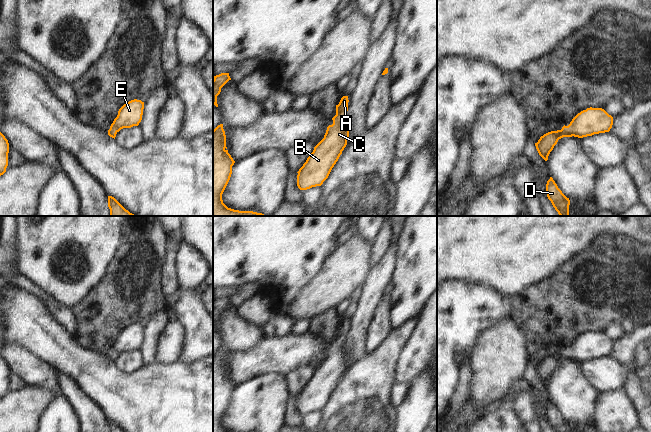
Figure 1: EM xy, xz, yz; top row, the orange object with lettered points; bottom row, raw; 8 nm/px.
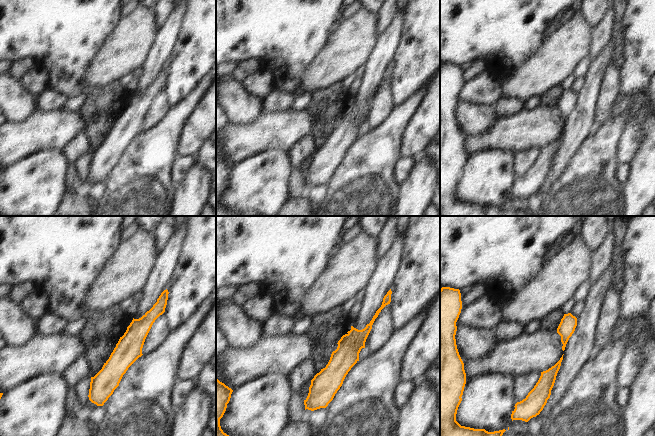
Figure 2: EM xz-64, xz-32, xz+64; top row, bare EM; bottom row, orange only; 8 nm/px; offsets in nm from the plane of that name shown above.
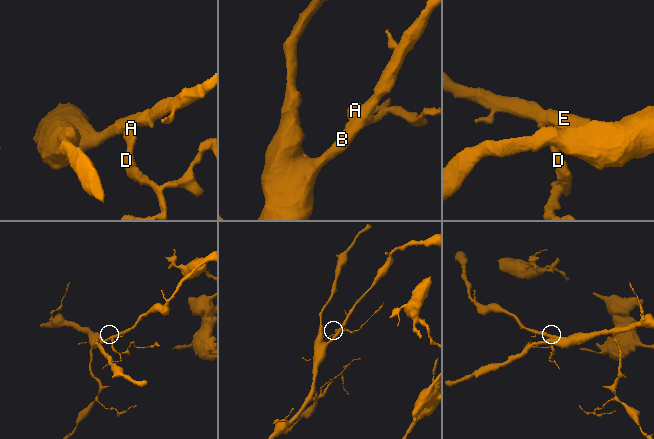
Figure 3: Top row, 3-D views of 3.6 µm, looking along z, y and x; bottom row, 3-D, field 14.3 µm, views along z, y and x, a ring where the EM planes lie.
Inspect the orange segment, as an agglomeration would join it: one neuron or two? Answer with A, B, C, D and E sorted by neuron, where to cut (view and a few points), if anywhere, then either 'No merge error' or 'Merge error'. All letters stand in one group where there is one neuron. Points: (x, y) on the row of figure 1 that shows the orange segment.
Groups: A B C D E. No split. No merge error

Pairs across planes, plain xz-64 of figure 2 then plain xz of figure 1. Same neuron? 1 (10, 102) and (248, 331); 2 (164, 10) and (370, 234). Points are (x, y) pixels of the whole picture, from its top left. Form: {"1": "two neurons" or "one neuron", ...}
{"1": "one neuron", "2": "two neurons"}

